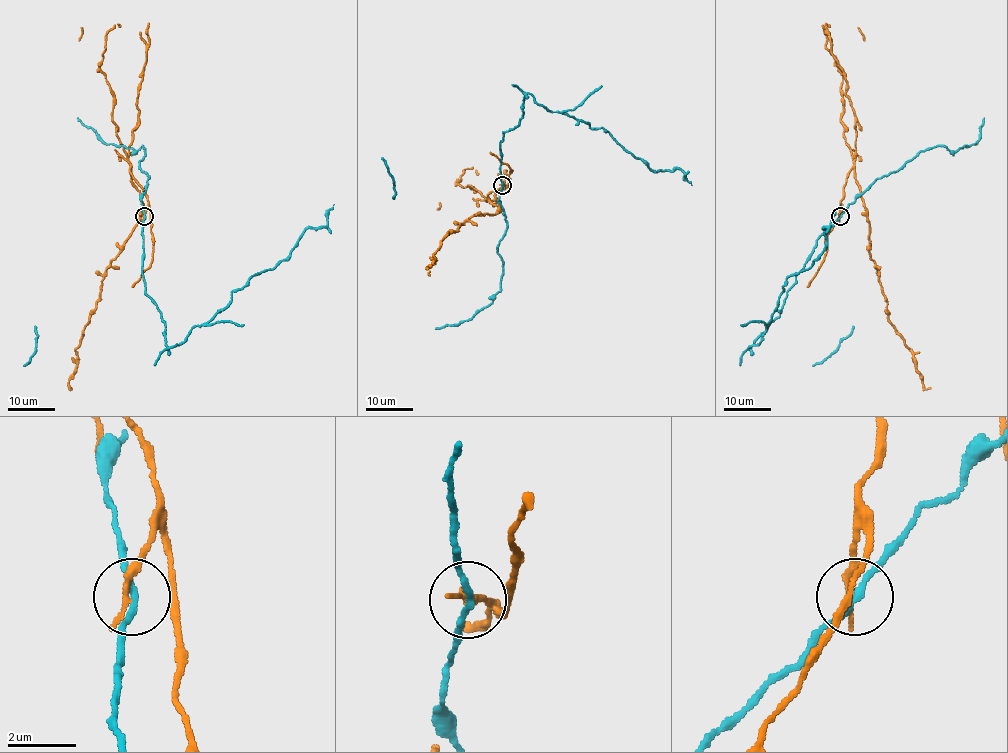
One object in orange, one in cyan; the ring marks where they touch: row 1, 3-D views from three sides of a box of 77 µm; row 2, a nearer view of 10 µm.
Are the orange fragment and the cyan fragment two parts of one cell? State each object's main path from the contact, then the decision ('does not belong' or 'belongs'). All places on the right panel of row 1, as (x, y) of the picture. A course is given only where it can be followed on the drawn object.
orange runs (839, 217), (842, 187), (853, 168), (889, 322), (910, 350), (922, 387), (930, 388); cyan runs (840, 217), (816, 240), (779, 315), (749, 346), (759, 343), (785, 280), (819, 256), (840, 205); does not belong

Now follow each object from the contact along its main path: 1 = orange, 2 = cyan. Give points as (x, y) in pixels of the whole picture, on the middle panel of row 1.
1: (503, 184), (488, 193), (500, 208), (498, 212), (473, 215), (448, 233), (426, 267), (430, 275)
2: (503, 185), (503, 133), (518, 124), (530, 94), (551, 111), (601, 127), (655, 172), (679, 168), (692, 185)

